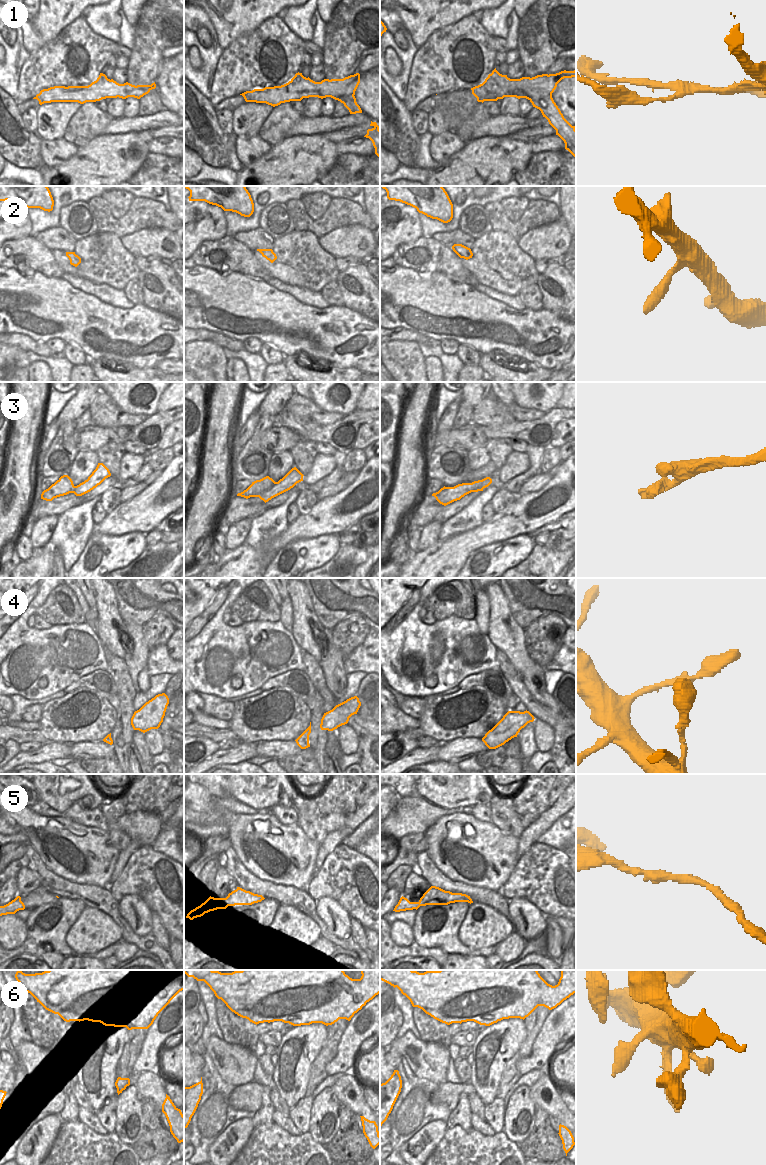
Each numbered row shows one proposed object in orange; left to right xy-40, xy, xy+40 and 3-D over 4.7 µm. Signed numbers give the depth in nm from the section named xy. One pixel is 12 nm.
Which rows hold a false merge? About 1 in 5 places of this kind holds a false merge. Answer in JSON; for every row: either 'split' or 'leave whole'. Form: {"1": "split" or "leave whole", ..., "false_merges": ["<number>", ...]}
{"1": "split", "2": "leave whole", "3": "leave whole", "4": "leave whole", "5": "leave whole", "6": "leave whole", "false_merges": ["1"]}

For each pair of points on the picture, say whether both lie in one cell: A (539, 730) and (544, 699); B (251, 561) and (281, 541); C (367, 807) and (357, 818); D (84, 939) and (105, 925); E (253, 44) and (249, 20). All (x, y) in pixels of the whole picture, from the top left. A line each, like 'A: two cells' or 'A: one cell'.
A: two cells
B: one cell
C: one cell
D: one cell
E: two cells

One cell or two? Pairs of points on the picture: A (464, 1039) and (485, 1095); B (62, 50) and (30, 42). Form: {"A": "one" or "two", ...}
{"A": "two", "B": "two"}

